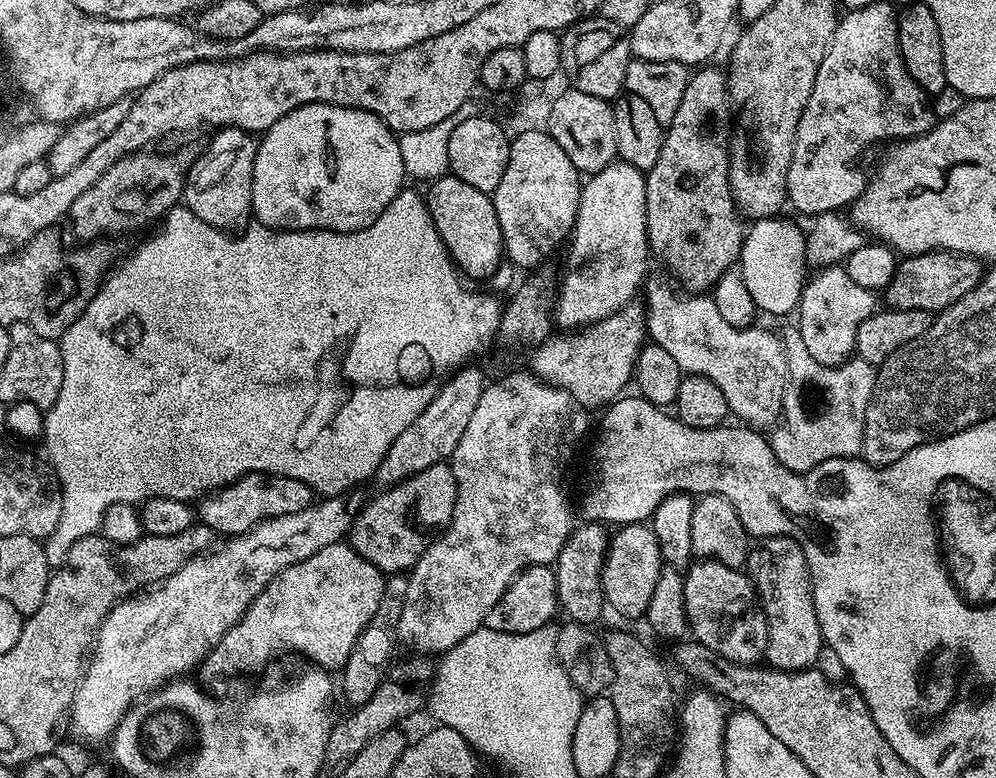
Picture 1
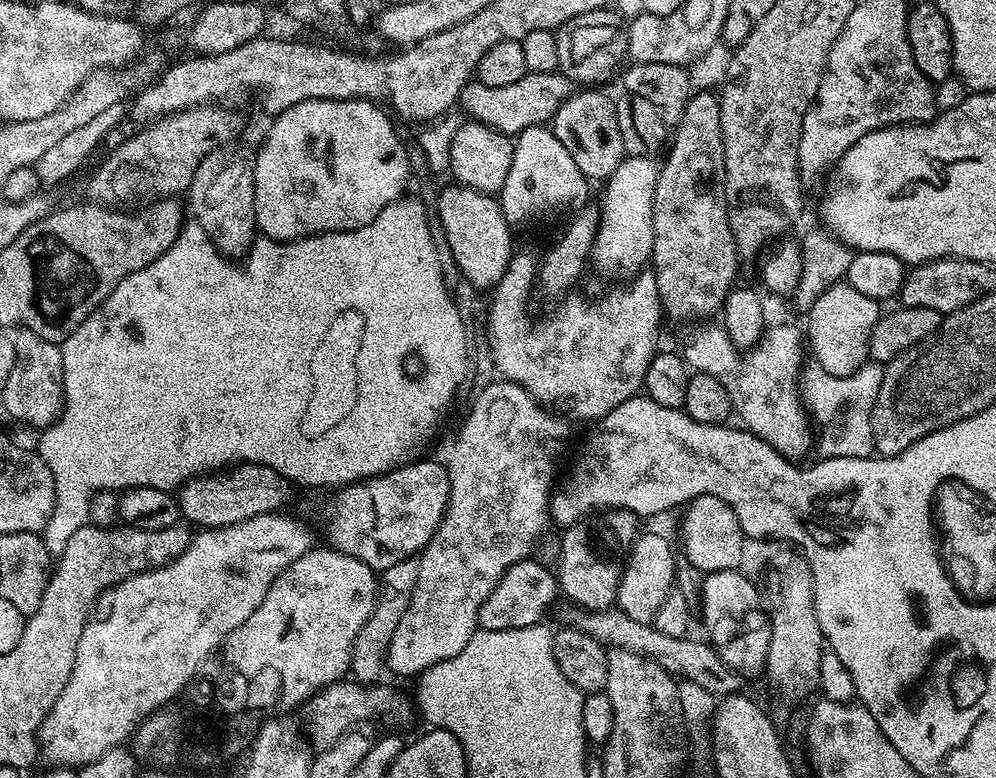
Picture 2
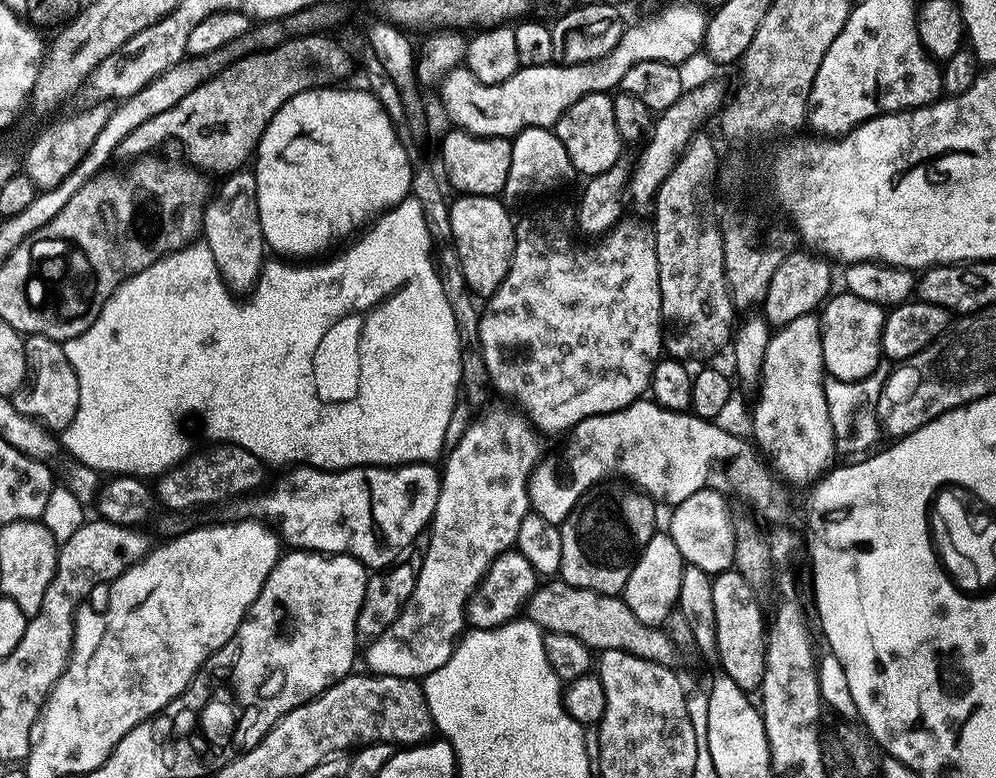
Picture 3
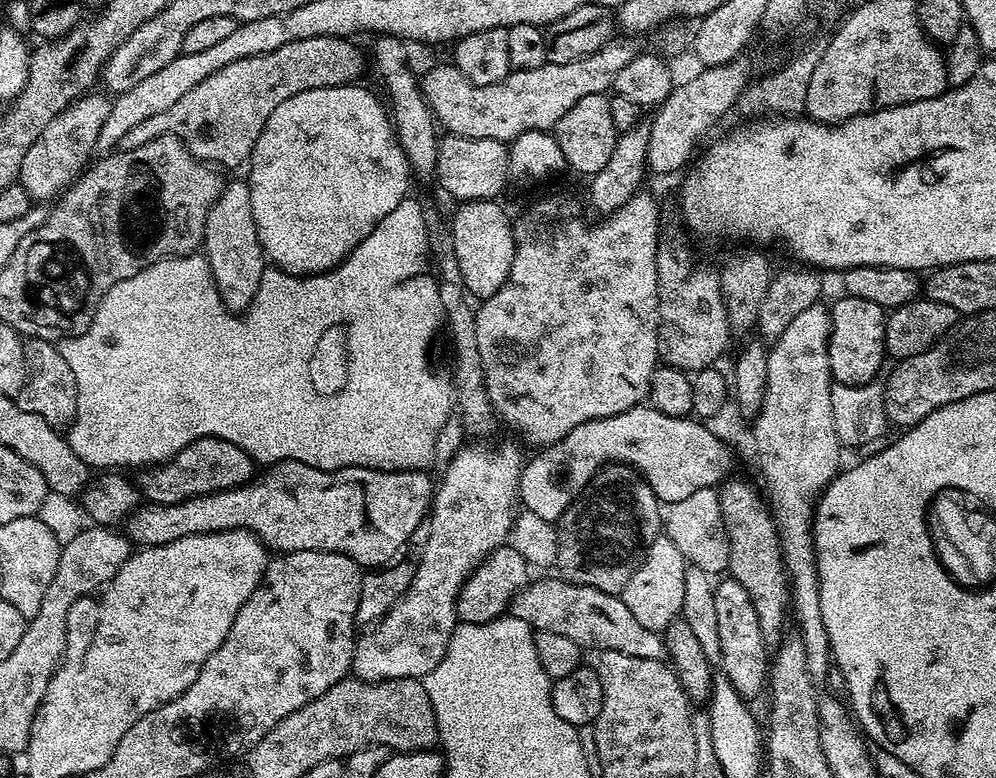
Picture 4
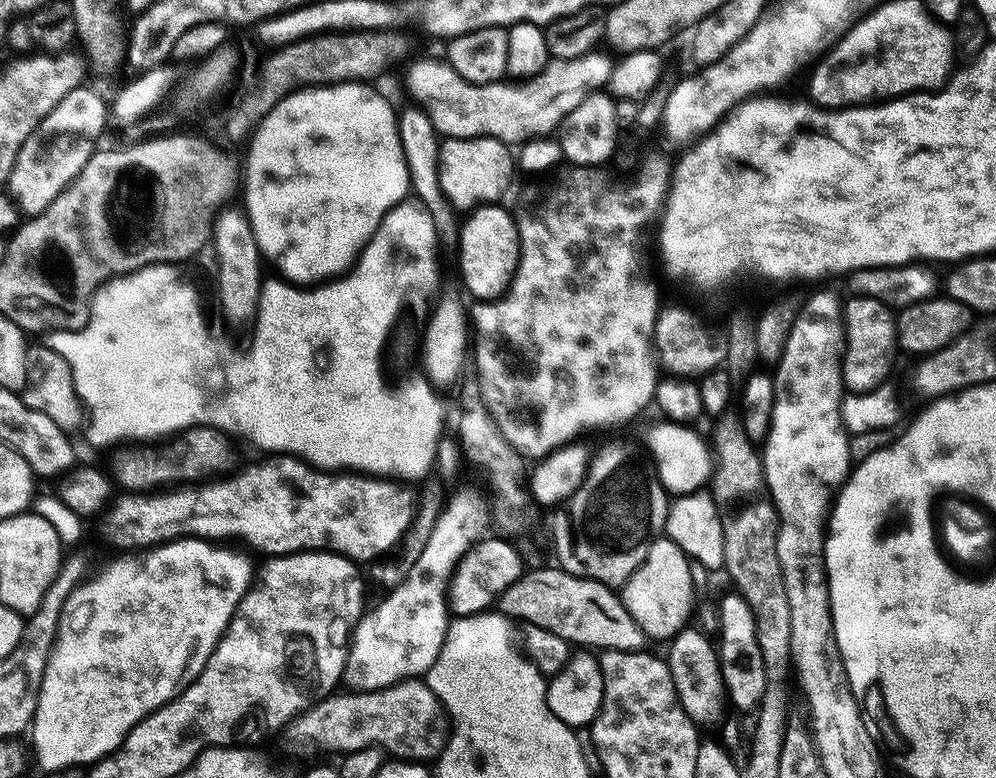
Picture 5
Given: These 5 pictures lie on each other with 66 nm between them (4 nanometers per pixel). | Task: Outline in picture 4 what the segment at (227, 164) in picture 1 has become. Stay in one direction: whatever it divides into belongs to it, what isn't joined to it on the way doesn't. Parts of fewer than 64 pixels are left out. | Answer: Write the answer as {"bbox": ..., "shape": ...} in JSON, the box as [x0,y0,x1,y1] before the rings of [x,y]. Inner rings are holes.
{"bbox":[202,179,266,314],"shape":[[[247,179],[230,181],[224,192],[222,190],[217,195],[206,218],[202,252],[208,258],[208,265],[212,267],[216,288],[228,311],[237,314],[247,312],[252,299],[258,294],[266,267],[264,247],[260,245],[252,209],[252,186]]]}

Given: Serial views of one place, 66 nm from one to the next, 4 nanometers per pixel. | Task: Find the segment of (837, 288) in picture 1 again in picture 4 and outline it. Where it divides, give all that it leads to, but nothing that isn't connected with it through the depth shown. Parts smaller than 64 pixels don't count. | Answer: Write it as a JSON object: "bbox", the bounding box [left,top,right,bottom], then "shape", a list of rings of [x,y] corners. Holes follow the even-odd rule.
{"bbox":[828,295,886,386],"shape":[[[841,295],[836,305],[831,305],[832,333],[828,339],[828,357],[832,366],[832,379],[840,386],[859,386],[869,384],[881,375],[880,367],[886,361],[886,310],[874,302],[866,302],[866,298],[854,298]]]}

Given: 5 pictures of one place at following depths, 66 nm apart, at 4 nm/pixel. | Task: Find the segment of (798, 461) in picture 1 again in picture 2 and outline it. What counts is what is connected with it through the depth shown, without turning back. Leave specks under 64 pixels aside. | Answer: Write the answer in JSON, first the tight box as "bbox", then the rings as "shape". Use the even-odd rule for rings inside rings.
{"bbox":[800,359,885,458],"shape":[[[869,359],[854,374],[849,376],[835,376],[815,362],[803,365],[800,373],[800,394],[802,403],[808,410],[808,415],[818,429],[818,444],[826,450],[828,456],[849,456],[850,458],[868,458],[873,455],[872,446],[872,411],[874,402],[878,398],[878,390],[882,386],[885,365],[881,361]]]}

